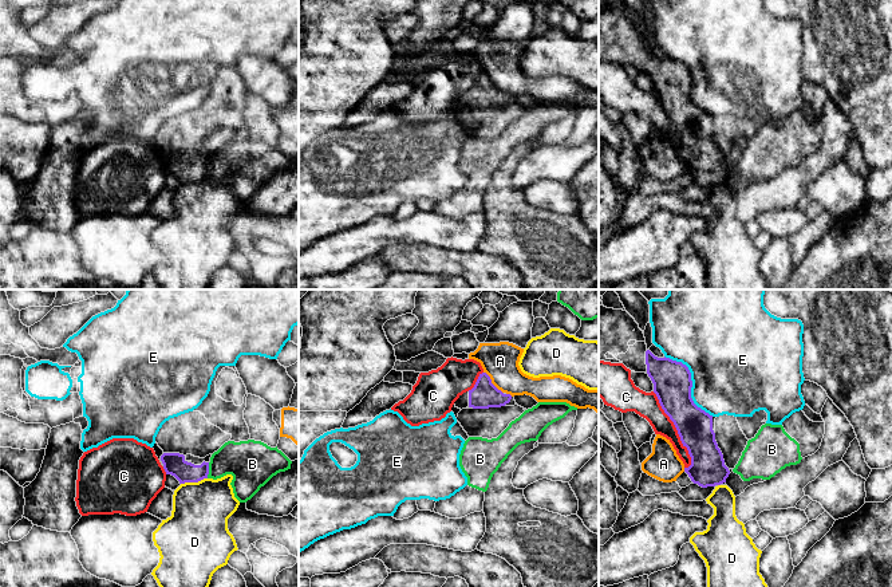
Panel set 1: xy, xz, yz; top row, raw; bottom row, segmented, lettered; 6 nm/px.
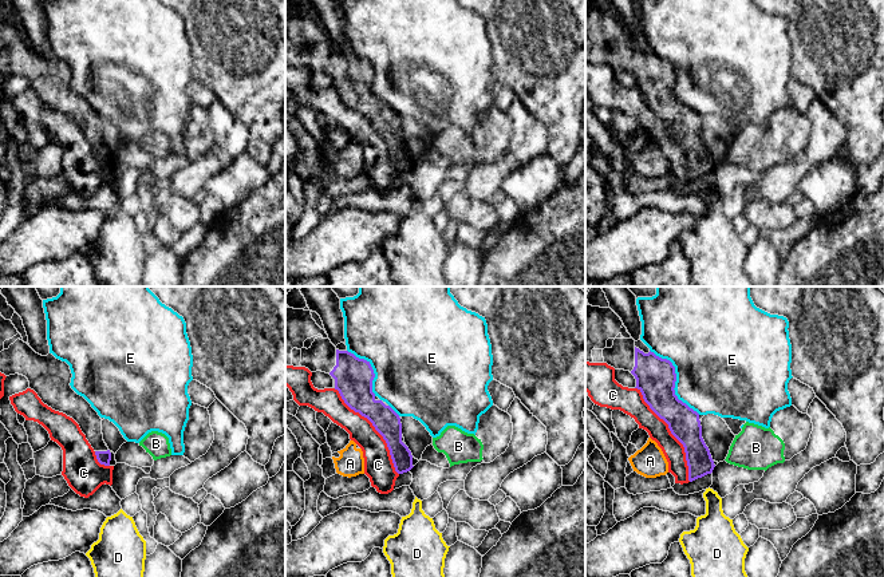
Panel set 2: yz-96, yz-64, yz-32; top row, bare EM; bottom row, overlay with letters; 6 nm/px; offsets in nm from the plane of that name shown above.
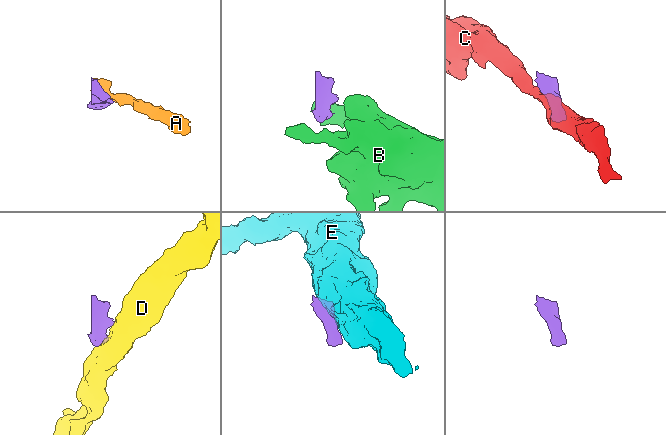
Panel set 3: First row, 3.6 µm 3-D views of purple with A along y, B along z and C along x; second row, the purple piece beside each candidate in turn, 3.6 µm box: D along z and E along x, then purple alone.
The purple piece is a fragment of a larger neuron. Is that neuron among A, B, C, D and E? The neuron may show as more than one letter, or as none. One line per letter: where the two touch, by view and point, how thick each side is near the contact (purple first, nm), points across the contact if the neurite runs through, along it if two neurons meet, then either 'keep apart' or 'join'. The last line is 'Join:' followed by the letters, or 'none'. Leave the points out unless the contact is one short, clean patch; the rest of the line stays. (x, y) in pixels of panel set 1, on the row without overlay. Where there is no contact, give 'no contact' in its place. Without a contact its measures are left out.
A: meets purple in xz at (490, 82); 160 nm thick on the purple side, 220 nm on the other; border along xz (484, 71), (502, 93); keep apart
B: meets purple in xy at (208, 170); 140 nm thick on the purple side, 260 nm on the other; border along xy (209, 162), (206, 177); keep apart
C: meets purple in yz at (677, 129); 220 nm thick on the purple side, 150 nm on the other; keep apart
D: meets purple in xy at (193, 181); 140 nm thick on the purple side, 340 nm on the other; border along xy (206, 177), (181, 184); keep apart
E: meets purple in yz at (691, 83); 220 nm thick on the purple side, 480 nm on the other; keep apart
Join: none

